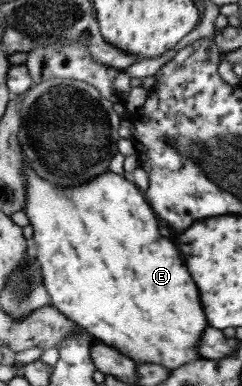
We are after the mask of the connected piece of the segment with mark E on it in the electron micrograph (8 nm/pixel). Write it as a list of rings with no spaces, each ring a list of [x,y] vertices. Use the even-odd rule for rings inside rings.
[[[25,155],[25,171],[26,181],[28,181],[28,192],[26,192],[26,212],[28,213],[32,226],[35,229],[33,248],[37,252],[38,260],[43,268],[45,284],[52,294],[53,305],[58,307],[62,313],[68,318],[78,322],[82,328],[86,329],[90,334],[95,335],[106,345],[119,349],[122,353],[129,355],[132,359],[140,363],[157,363],[165,365],[168,369],[180,369],[189,363],[200,361],[203,355],[200,351],[200,337],[206,331],[206,311],[204,311],[204,303],[202,303],[202,293],[200,287],[196,285],[190,269],[186,267],[186,261],[178,249],[176,243],[158,243],[164,239],[164,235],[160,233],[160,219],[153,205],[149,202],[148,195],[138,188],[132,178],[126,174],[120,175],[109,171],[101,175],[92,182],[76,185],[74,188],[60,188],[60,185],[54,184],[53,181],[42,179],[34,169],[33,163],[27,159]]]

